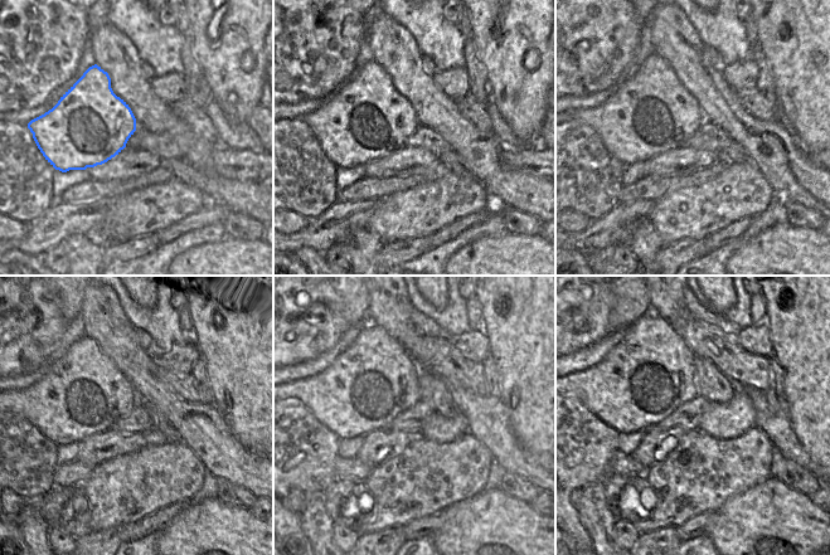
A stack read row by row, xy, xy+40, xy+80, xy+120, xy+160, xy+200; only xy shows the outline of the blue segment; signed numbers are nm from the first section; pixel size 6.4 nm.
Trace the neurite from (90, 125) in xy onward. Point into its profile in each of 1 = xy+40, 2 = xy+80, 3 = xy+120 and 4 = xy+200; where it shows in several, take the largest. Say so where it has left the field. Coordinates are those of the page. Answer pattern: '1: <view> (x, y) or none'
1: xy+40 (368, 120)
2: xy+80 (651, 113)
3: xy+120 (83, 393)
4: xy+200 (644, 378)

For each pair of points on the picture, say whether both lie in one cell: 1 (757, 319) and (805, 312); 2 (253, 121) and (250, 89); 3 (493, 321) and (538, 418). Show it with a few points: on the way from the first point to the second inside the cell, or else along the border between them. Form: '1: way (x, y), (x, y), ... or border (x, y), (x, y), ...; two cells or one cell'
1: border (760, 293), (765, 300), (766, 322); two cells
2: border (258, 103), (246, 121); two cells
3: way (517, 345), (538, 366), (538, 394); one cell

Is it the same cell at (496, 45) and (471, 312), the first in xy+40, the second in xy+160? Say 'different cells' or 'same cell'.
different cells

